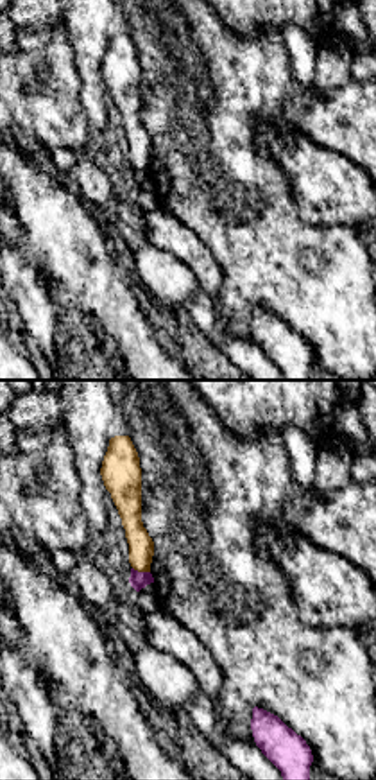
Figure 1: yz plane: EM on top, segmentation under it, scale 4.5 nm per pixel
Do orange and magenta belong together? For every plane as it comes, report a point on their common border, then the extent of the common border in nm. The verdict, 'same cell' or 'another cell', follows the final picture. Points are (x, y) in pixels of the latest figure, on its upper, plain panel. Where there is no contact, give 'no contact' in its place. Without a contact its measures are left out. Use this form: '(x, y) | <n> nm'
(142, 169) | 80 nm

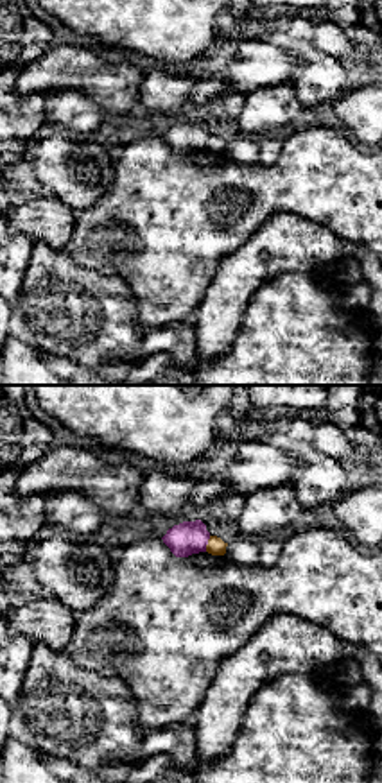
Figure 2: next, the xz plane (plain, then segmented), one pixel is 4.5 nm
(208, 142) | 80 nm

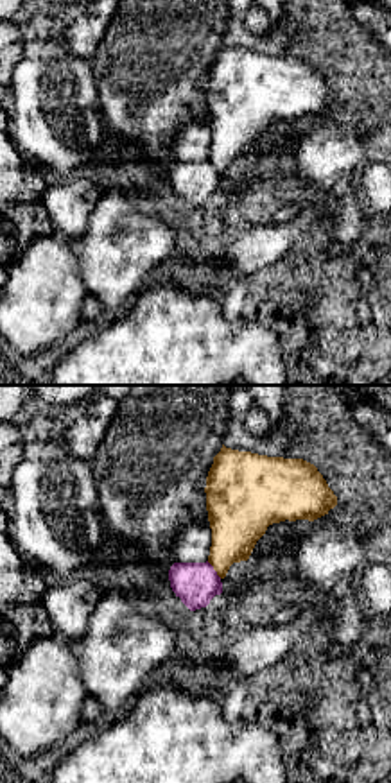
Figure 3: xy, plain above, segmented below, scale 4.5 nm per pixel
(214, 167) | 100 nm

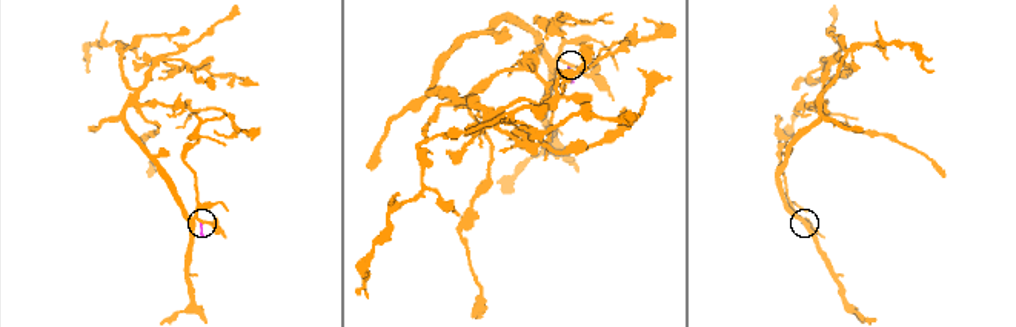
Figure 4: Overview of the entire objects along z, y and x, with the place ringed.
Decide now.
another cell

